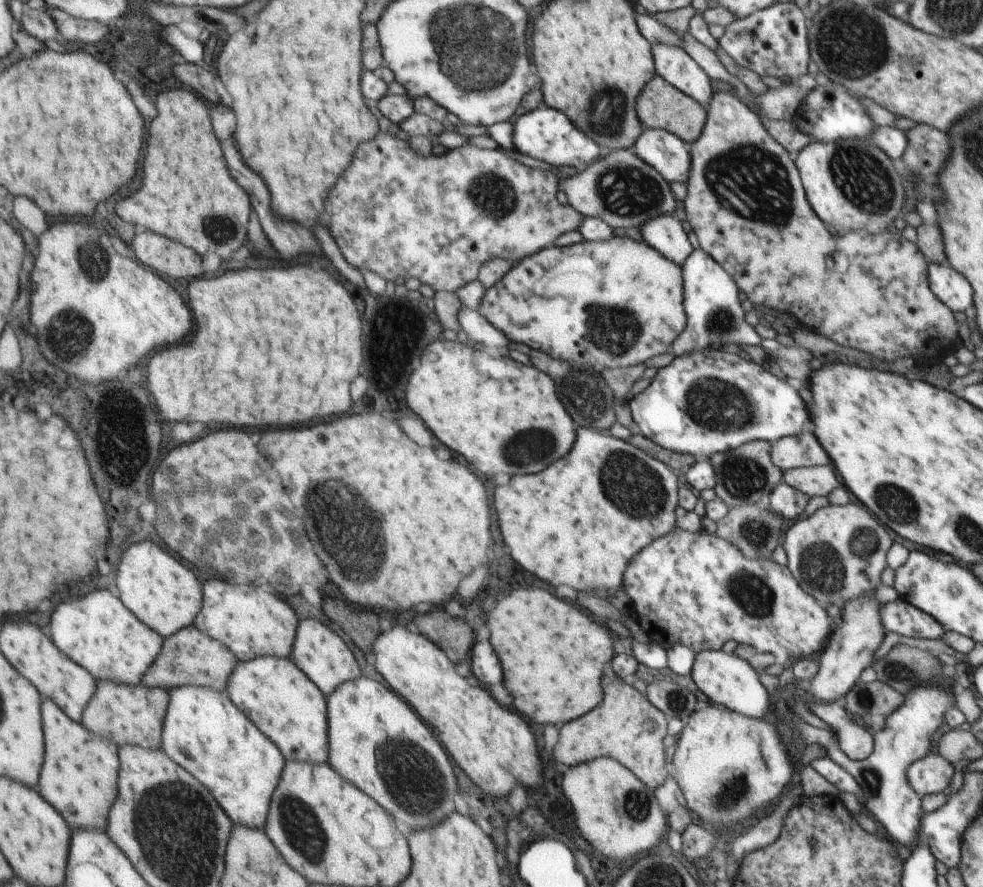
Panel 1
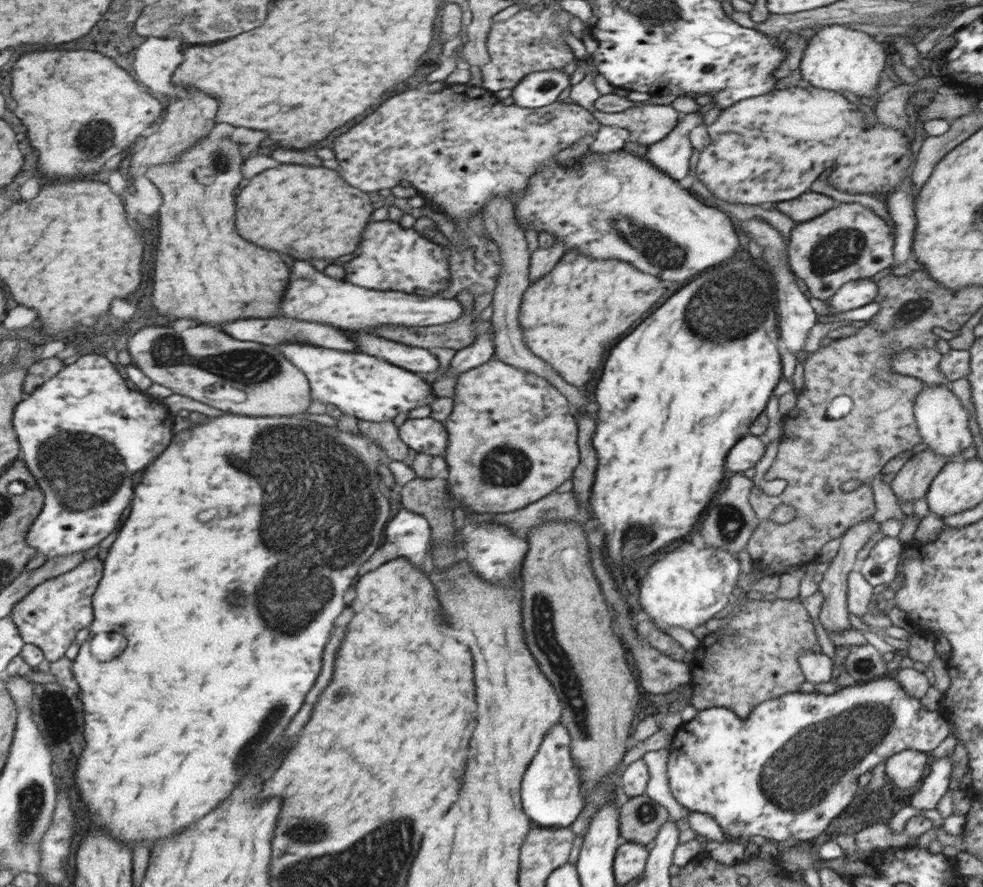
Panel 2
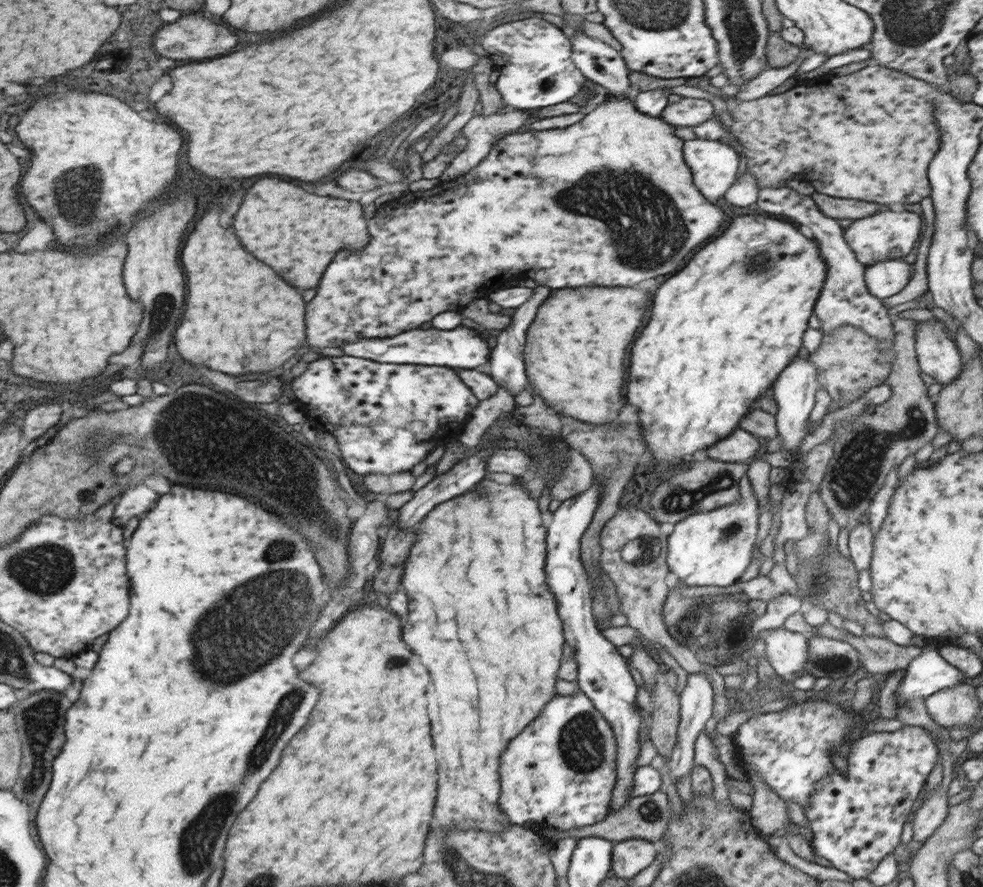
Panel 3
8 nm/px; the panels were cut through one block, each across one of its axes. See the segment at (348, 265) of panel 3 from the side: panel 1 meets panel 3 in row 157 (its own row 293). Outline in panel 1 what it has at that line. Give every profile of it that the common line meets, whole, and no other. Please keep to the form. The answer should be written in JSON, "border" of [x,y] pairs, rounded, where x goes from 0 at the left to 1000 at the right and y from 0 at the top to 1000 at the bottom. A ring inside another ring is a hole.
{"border":[[[633,265],[619,268],[614,272],[596,272],[592,271],[581,277],[570,278],[566,275],[551,280],[545,286],[533,289],[531,293],[521,298],[519,304],[511,316],[507,316],[503,322],[498,322],[492,329],[490,343],[484,347],[488,354],[492,354],[503,370],[513,374],[519,383],[531,386],[538,392],[555,397],[555,401],[564,406],[573,406],[576,408],[588,408],[592,410],[601,410],[608,415],[639,414],[650,411],[657,408],[659,404],[675,399],[681,396],[682,388],[692,379],[694,372],[698,370],[699,354],[696,347],[696,320],[694,316],[694,302],[686,298],[684,293],[675,291],[673,286],[667,284],[663,277],[659,277],[655,272],[650,273],[641,267]]]}

